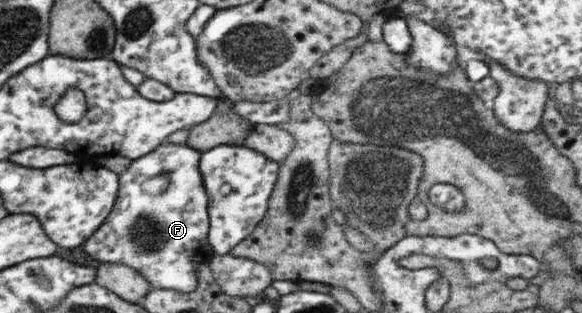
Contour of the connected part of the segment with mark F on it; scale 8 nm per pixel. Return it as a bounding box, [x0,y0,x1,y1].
[83,143,215,292]

